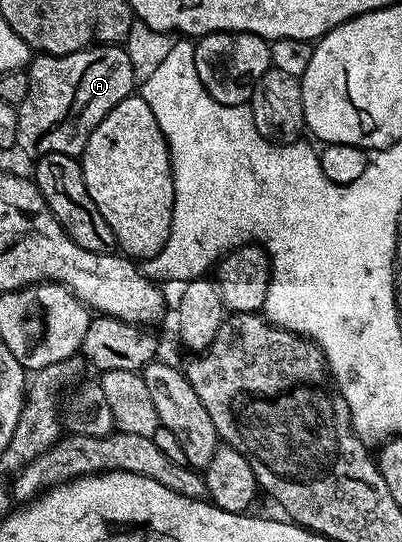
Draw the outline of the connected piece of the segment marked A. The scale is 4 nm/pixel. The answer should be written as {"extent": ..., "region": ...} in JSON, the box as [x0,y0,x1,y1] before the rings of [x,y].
{"extent":[17,44,136,159],"region":[[[95,44],[84,50],[71,54],[38,54],[28,66],[30,91],[22,105],[18,107],[20,132],[17,149],[31,154],[31,159],[43,158],[45,154],[60,152],[61,154],[81,155],[88,144],[88,136],[120,104],[120,100],[131,97],[135,93],[136,79],[132,72],[132,60],[128,60],[128,52],[118,44]]]}

